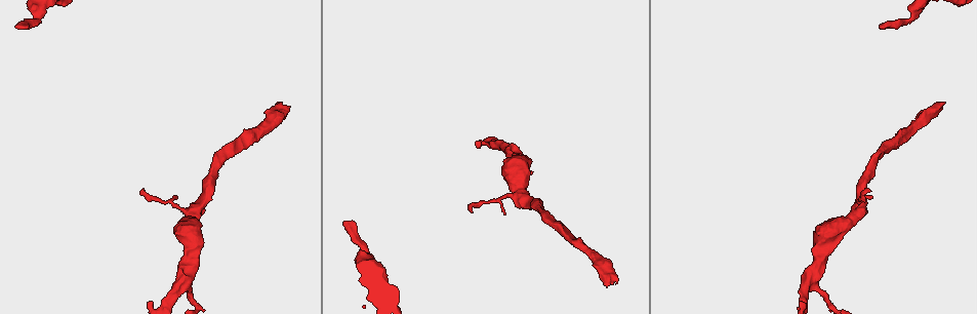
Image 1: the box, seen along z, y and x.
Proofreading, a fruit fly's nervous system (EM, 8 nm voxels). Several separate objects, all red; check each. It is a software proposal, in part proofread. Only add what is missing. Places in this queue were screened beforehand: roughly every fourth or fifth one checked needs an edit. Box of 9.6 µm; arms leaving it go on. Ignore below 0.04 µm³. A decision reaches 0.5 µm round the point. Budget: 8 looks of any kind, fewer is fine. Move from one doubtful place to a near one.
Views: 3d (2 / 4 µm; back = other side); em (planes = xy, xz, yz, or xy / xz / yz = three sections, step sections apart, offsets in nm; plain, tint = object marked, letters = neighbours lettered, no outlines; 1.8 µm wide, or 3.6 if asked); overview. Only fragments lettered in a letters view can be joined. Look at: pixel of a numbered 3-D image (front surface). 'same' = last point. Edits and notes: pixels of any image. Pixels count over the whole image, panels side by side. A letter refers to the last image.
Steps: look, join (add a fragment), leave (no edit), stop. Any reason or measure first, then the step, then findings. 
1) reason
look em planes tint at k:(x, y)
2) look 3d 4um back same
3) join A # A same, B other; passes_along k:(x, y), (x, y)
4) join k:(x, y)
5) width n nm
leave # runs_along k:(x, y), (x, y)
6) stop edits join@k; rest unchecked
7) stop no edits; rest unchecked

branch stops here
look 3d 4um at 1:(176, 198)

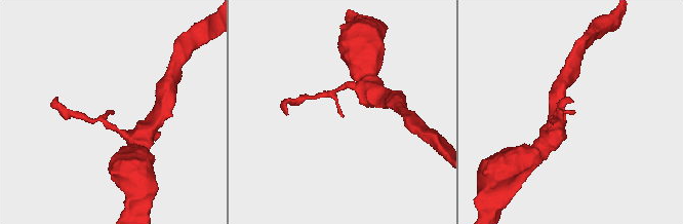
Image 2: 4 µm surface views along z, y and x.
look em planes tint at 2:(572, 113)

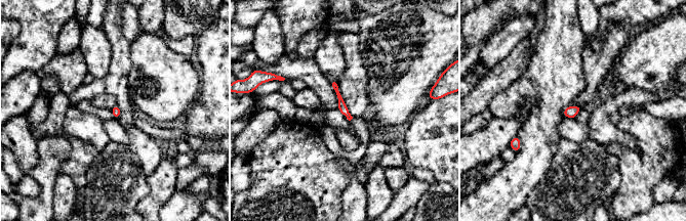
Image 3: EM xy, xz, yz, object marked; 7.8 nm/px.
what lies round it
look em planes letters same

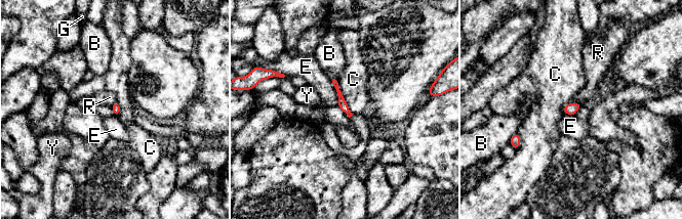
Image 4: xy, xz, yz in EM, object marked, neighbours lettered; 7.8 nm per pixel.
leave # B other, C other, E other, G other, R other, Y other; border 4:(336, 78), (337, 85), (352, 114); none of them fits

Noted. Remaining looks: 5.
look 3d 2um at 1:(353, 221)

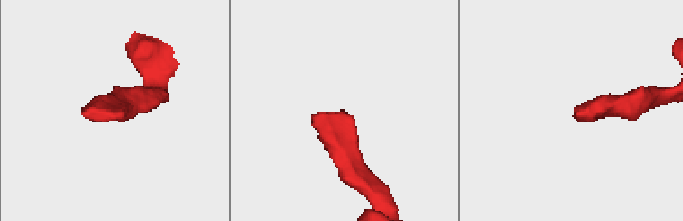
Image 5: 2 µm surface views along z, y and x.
need the tissue
look em planes letters at 5:(575, 112)

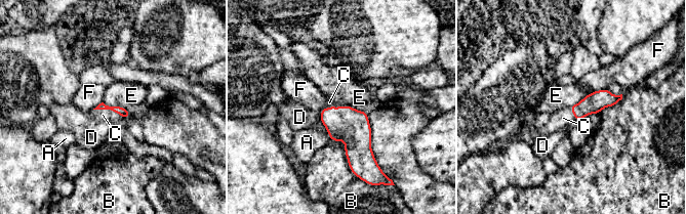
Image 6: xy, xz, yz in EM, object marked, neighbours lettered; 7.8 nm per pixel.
join C # A other, B other, C same, D other, E other, F other; passes_along 6:(122, 112), (108, 109), (103, 115); it goes on there

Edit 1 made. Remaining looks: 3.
an open end
look em planes letters at 1:(278, 104)

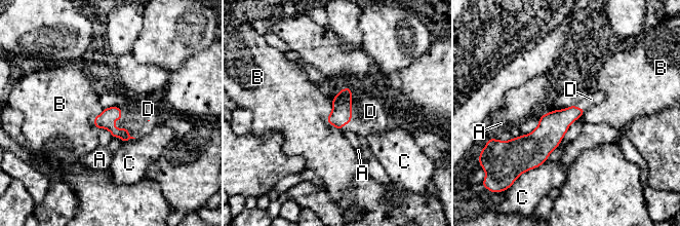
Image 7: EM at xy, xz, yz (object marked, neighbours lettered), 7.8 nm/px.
longest_contact D 340 nm
join D # A other, B other, C other, D same; passes_along 7:(341, 115), (351, 111), (370, 111); it goes on there

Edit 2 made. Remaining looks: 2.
stop edits join@6, join@7; rest unchecked

